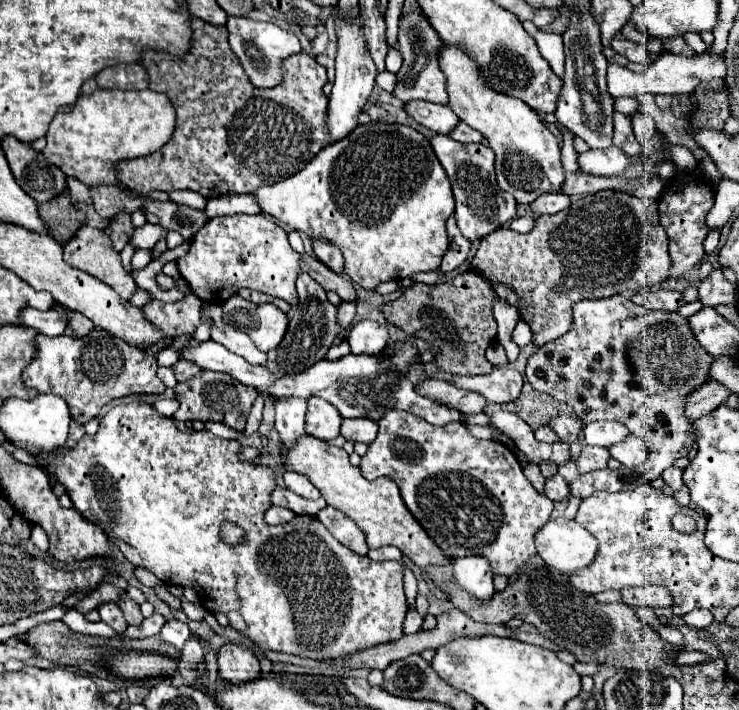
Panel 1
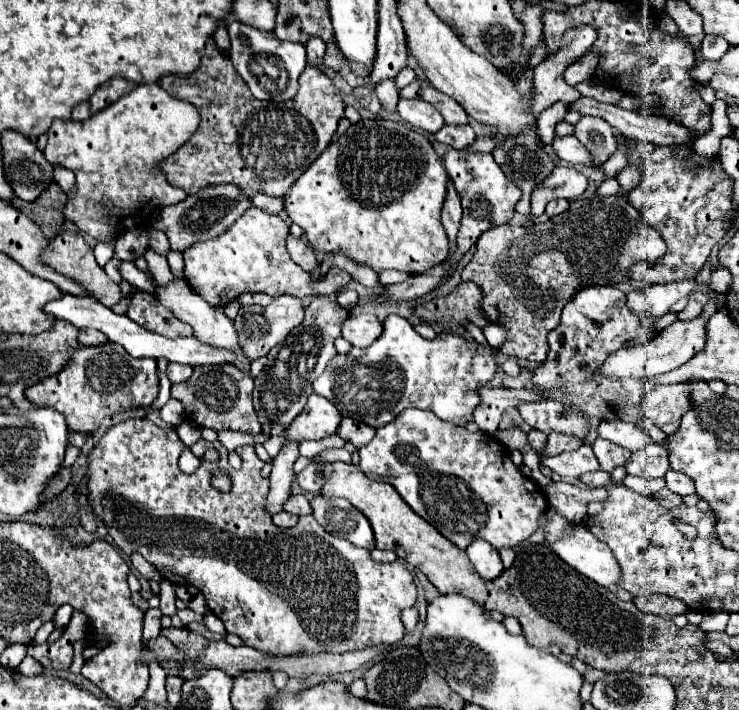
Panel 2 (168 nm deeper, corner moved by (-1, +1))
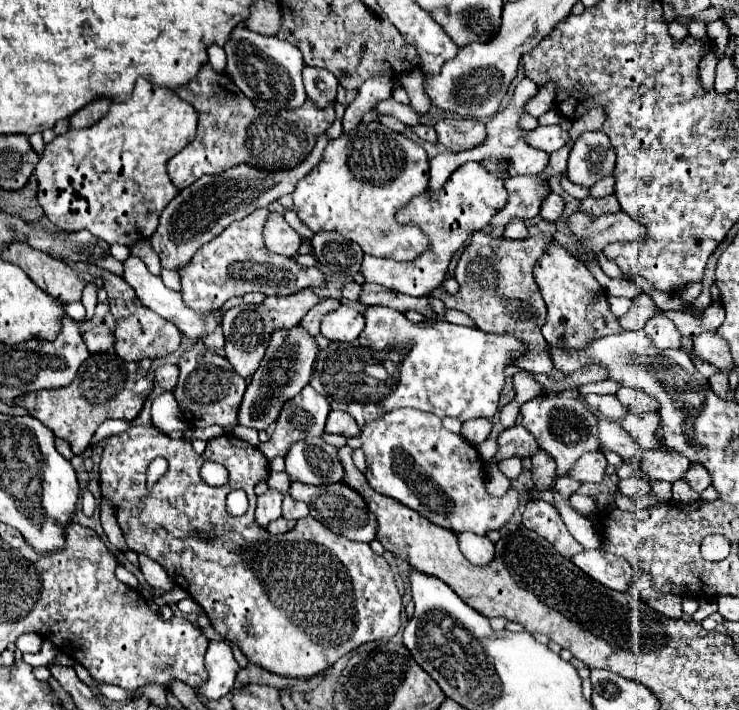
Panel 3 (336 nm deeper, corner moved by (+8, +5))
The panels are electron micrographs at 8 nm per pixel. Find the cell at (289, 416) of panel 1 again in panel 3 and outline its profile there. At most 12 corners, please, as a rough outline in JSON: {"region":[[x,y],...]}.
{"region":[[268,489],[258,497],[256,523],[268,523],[282,517],[284,495]]}

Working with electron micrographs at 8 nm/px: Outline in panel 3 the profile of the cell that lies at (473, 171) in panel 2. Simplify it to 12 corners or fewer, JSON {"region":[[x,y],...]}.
{"region":[[458,167],[398,211],[428,235],[414,261],[364,255],[366,283],[424,297],[506,205],[502,177]]}

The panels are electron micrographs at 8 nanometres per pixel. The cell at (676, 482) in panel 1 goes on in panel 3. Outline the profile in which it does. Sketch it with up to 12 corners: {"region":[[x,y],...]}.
{"region":[[692,465],[684,477],[696,493],[712,485],[710,473]]}

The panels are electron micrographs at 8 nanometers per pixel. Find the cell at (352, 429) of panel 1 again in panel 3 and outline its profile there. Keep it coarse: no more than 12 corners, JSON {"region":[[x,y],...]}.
{"region":[[330,411],[326,433],[358,437],[360,429],[344,411]]}

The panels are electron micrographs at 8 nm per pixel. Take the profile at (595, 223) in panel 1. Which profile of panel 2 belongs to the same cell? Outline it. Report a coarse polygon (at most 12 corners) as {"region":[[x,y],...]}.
{"region":[[625,197],[485,231],[483,287],[505,355],[541,363],[565,303],[665,255]]}

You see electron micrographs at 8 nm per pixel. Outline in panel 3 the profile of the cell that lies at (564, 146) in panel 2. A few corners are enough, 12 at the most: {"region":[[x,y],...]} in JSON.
{"region":[[538,125],[524,139],[534,149],[554,153],[568,143],[560,125]]}

